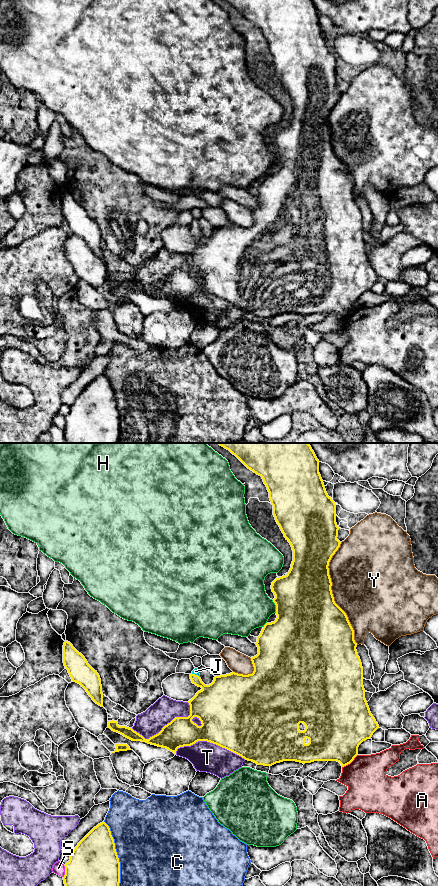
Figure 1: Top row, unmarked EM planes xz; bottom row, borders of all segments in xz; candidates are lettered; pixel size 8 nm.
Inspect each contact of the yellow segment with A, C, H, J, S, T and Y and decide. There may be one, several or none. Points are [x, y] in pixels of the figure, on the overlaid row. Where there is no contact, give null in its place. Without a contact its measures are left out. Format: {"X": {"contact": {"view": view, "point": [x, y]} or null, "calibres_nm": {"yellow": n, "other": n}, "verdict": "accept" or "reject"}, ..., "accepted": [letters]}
{"A": {"contact": {"view": "xz", "point": [350, 762]}, "calibres_nm": {"yellow": 420, "other": 340}, "verdict": "reject"}, "C": {"contact": {"view": "xz", "point": [116, 853]}, "calibres_nm": {"yellow": 380, "other": 500}, "verdict": "reject"}, "H": {"contact": {"view": "xz", "point": [276, 606]}, "calibres_nm": {"yellow": 480, "other": 400}, "verdict": "reject"}, "J": {"contact": {"view": "xz", "point": [194, 674]}, "calibres_nm": {"yellow": 240, "other": 50}, "verdict": "accept"}, "S": {"contact": {"view": "xz", "point": [65, 871]}, "calibres_nm": {"yellow": 380, "other": 100}, "verdict": "reject"}, "T": {"contact": {"view": "xz", "point": [210, 742]}, "calibres_nm": {"yellow": 480, "other": 240}, "verdict": "reject"}, "Y": {"contact": {"view": "xz", "point": [331, 593]}, "calibres_nm": {"yellow": 480, "other": 480}, "verdict": "reject"}, "accepted": ["J"]}

